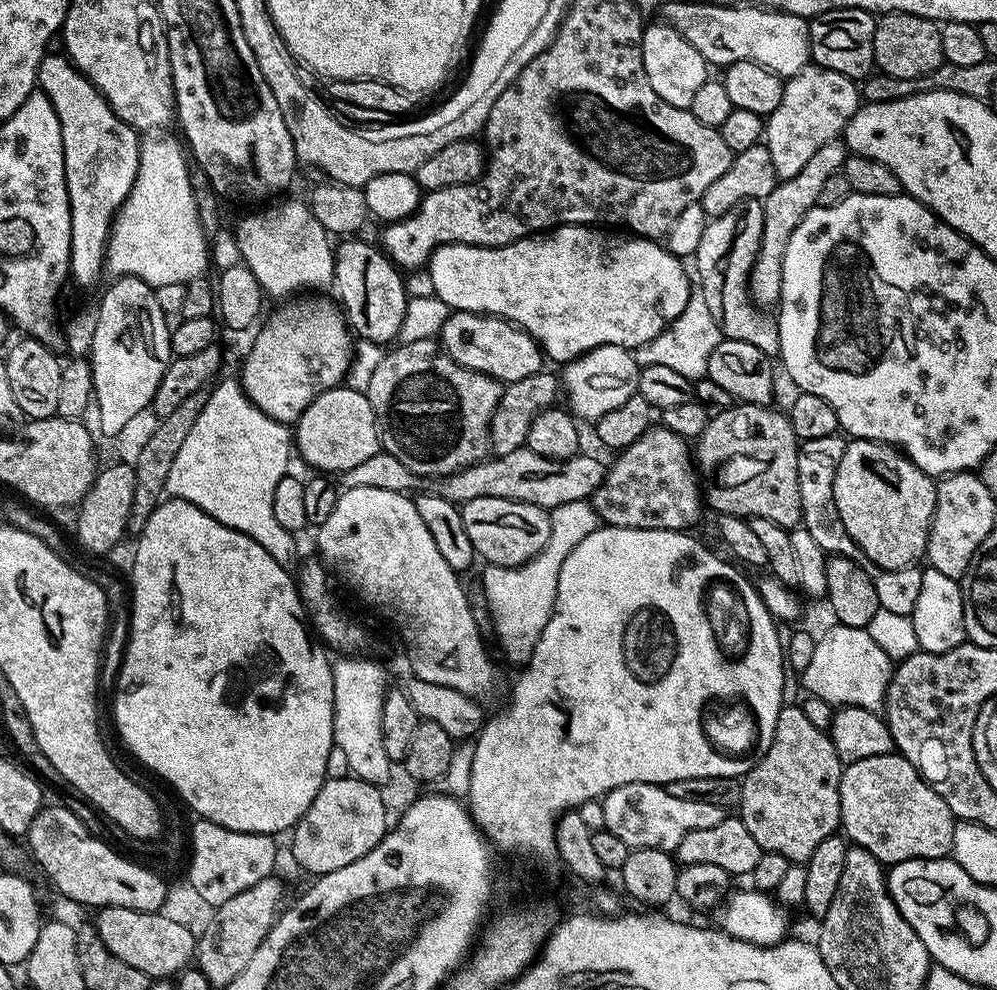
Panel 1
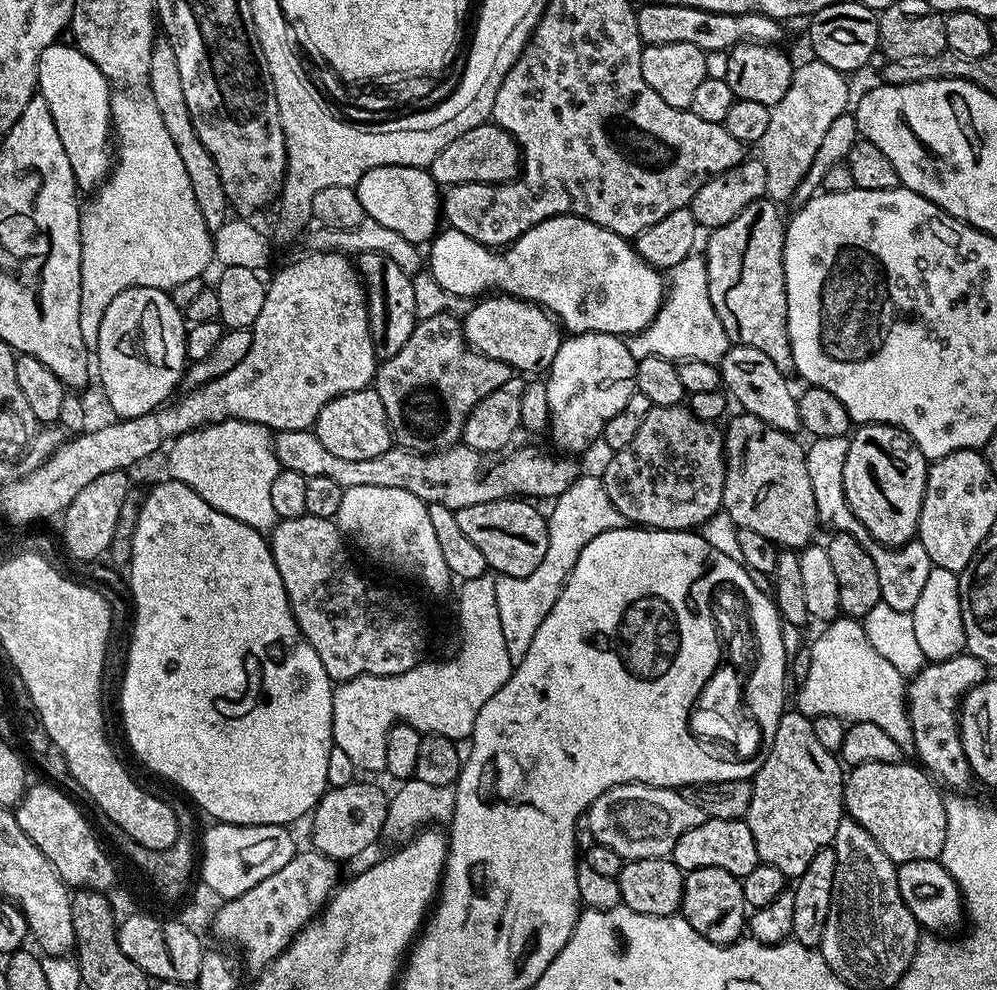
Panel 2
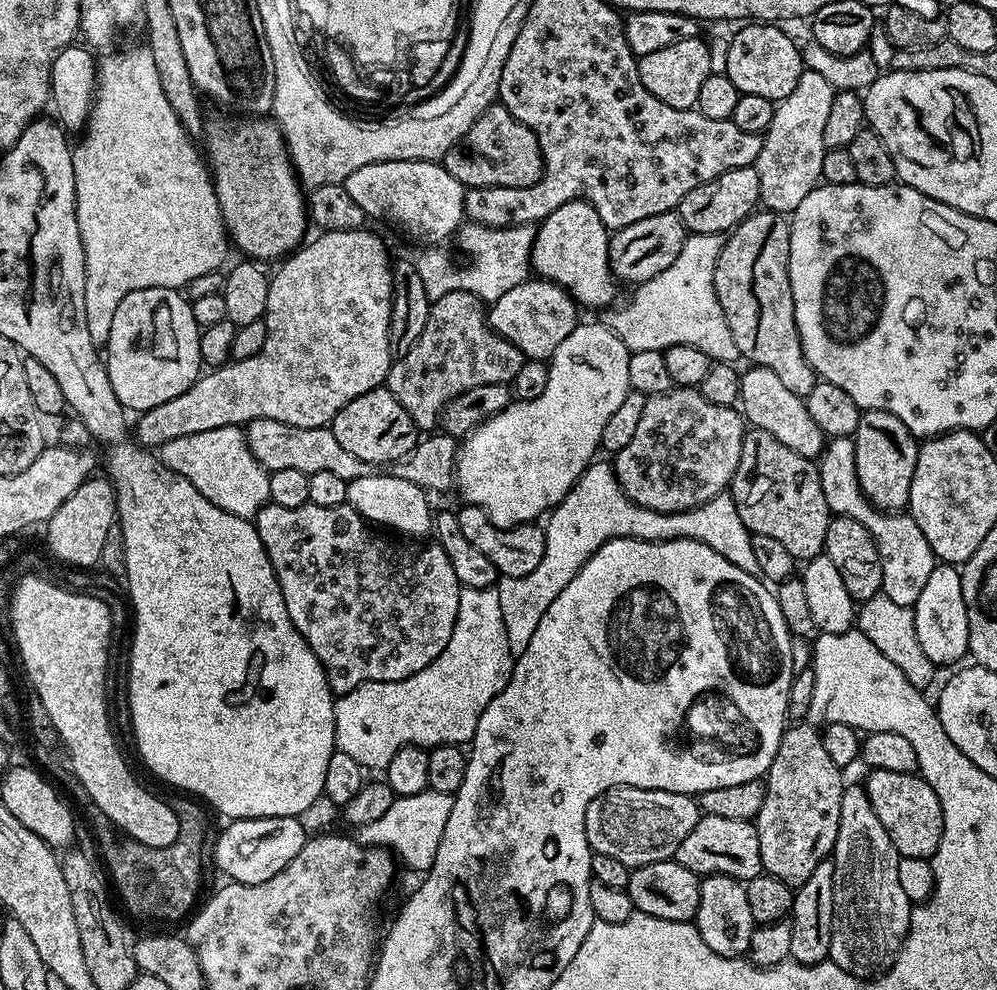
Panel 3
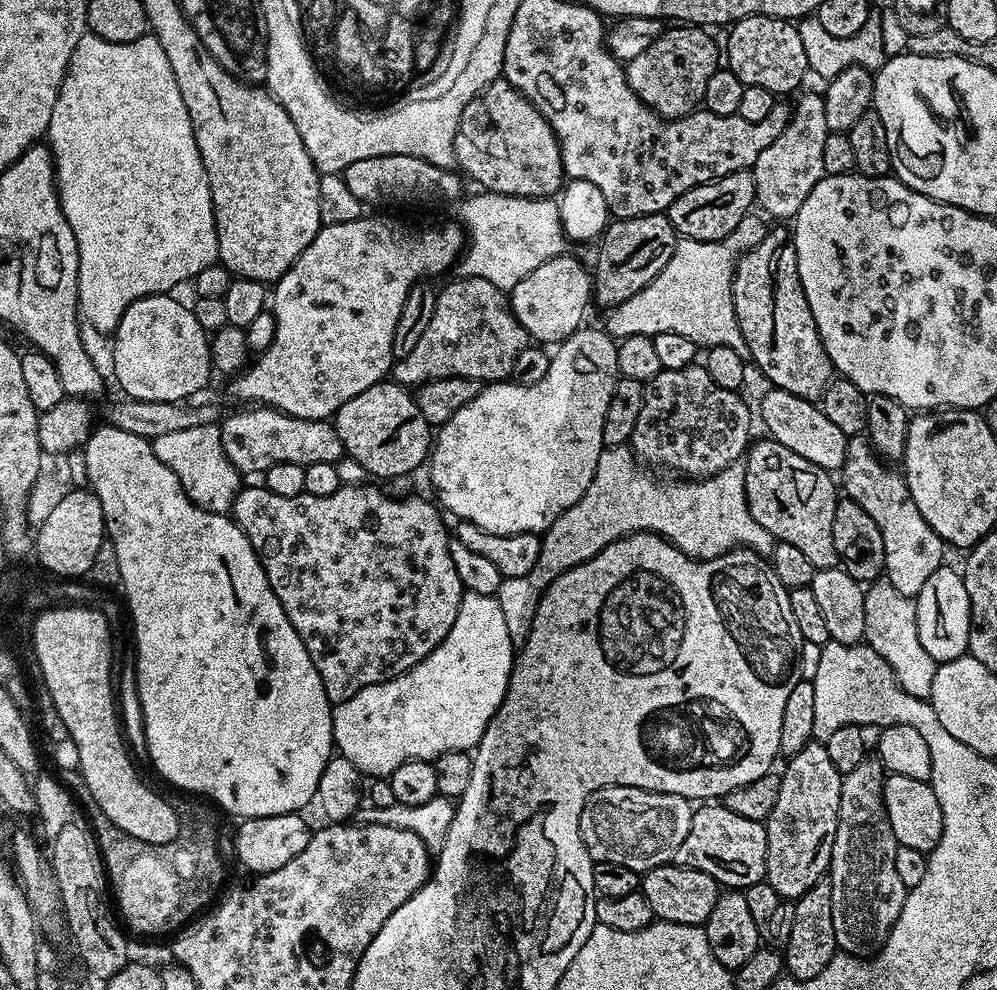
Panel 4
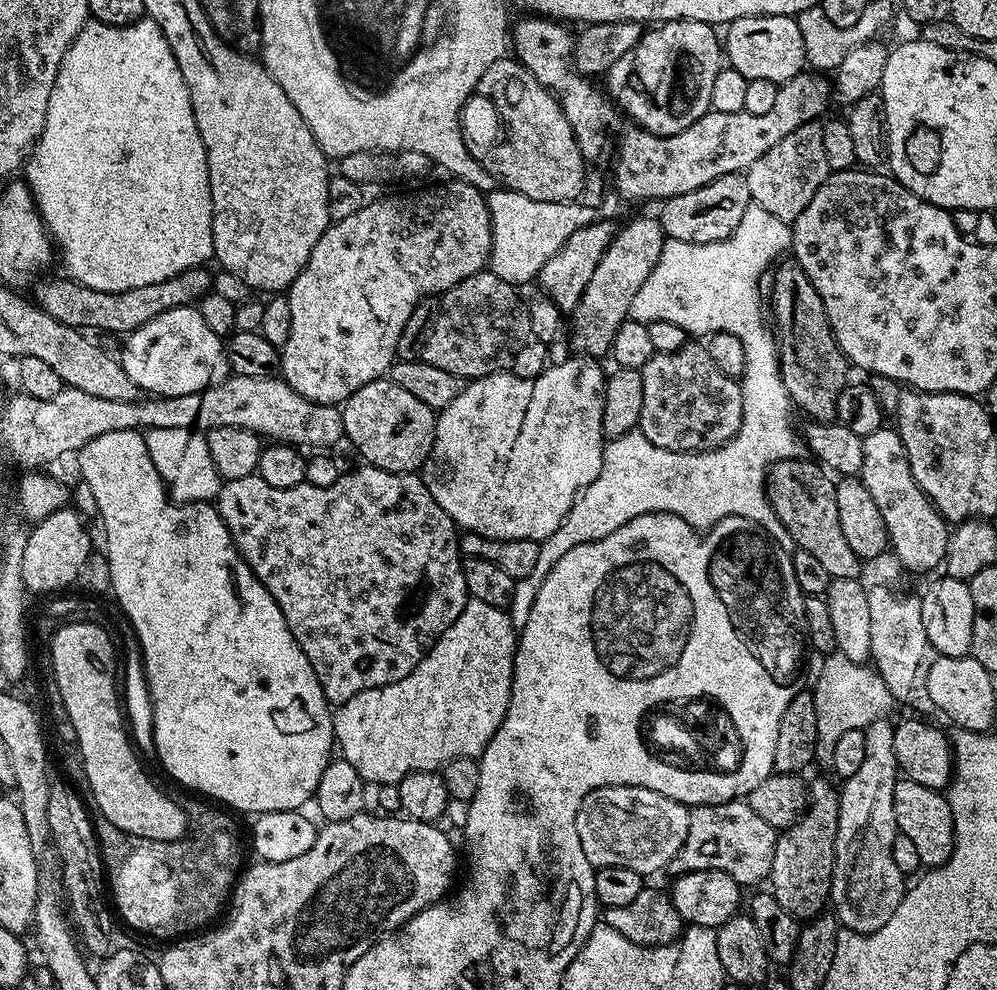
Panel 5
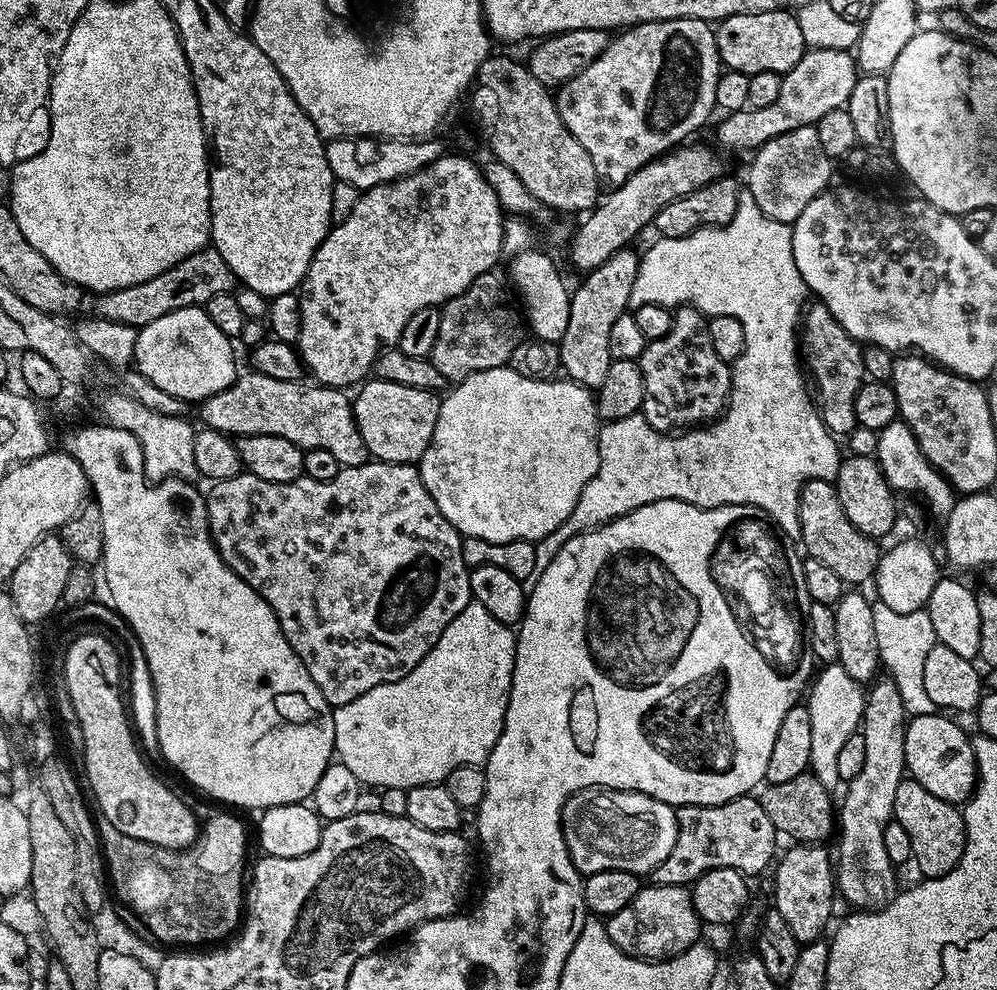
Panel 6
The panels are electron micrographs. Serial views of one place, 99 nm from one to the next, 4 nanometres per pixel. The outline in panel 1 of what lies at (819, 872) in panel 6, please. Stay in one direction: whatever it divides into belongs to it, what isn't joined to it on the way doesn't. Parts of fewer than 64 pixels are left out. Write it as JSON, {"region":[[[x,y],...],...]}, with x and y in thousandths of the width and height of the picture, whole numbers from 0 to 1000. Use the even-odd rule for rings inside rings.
{"region":[[[783,714],[776,733],[772,758],[742,788],[740,826],[752,838],[756,851],[767,861],[784,863],[792,871],[808,871],[824,846],[843,836],[843,782],[845,773],[835,753],[835,744],[808,726],[805,714]]]}

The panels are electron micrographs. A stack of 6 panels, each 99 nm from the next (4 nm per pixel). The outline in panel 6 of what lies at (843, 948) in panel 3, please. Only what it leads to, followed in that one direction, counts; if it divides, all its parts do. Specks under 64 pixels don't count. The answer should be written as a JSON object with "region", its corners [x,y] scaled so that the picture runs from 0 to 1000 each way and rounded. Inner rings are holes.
{"region":[[[889,681],[874,688],[867,709],[865,738],[869,745],[869,767],[861,786],[850,789],[847,809],[841,812],[843,866],[837,869],[837,884],[842,904],[859,919],[888,917],[901,903],[900,878],[889,863],[889,834],[896,831],[897,802],[908,787],[907,735],[912,724],[905,713],[901,693]]]}

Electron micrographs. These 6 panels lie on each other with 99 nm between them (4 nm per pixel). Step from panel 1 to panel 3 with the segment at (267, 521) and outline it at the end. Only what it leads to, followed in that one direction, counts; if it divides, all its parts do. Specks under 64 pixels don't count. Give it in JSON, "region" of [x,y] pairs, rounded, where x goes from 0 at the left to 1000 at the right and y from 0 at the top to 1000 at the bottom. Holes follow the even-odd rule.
{"region":[[[219,430],[219,434],[203,434],[203,438],[187,438],[187,442],[161,448],[158,460],[168,473],[183,479],[203,503],[211,503],[215,511],[231,519],[253,523],[264,509],[270,508],[270,478],[251,459],[244,431]]]}

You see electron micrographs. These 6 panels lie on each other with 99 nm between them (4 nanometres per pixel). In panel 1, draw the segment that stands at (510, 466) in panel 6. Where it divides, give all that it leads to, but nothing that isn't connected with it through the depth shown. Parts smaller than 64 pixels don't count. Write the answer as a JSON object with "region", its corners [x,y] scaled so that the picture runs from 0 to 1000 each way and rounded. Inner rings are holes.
{"region":[[[600,349],[578,364],[569,365],[565,372],[564,392],[568,404],[570,400],[569,411],[583,425],[596,426],[604,422],[604,418],[624,410],[628,402],[639,399],[642,391],[643,369],[639,368],[637,359],[624,349]]]}

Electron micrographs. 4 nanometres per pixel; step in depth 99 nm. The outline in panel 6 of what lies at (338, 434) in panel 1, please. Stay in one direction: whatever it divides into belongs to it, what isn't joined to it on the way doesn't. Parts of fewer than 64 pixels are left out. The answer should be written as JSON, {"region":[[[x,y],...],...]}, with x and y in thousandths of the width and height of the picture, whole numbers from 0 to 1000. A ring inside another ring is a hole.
{"region":[[[370,383],[360,389],[361,397],[353,404],[353,420],[367,446],[367,455],[374,466],[383,469],[417,469],[425,462],[425,457],[435,442],[435,430],[439,426],[442,401],[435,396],[417,394],[415,390],[402,390],[399,386]]]}

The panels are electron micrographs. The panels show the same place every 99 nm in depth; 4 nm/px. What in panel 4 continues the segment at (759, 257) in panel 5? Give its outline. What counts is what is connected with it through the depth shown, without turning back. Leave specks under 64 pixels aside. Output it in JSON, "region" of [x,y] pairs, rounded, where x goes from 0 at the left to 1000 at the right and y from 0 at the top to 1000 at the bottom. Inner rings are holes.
{"region":[[[758,217],[746,218],[732,237],[723,242],[703,244],[679,241],[672,265],[664,269],[664,273],[647,291],[640,293],[636,301],[628,301],[609,312],[610,320],[605,330],[610,338],[615,341],[636,337],[655,340],[662,335],[675,335],[688,337],[688,341],[695,343],[699,349],[732,349],[743,358],[749,357],[750,351],[736,317],[734,277],[743,258],[760,246],[766,238],[767,219]],[[633,452],[607,453],[600,463],[600,471],[596,475],[596,483],[592,491],[588,491],[588,499],[572,515],[568,515],[544,538],[540,568],[536,568],[536,576],[532,580],[507,584],[502,589],[499,605],[504,612],[504,624],[508,624],[508,636],[512,640],[515,656],[521,657],[532,644],[532,632],[536,632],[536,620],[540,616],[540,608],[544,600],[568,576],[596,564],[608,552],[626,541],[635,541],[637,537],[657,537],[677,552],[681,558],[688,560],[693,566],[715,566],[727,562],[739,552],[753,554],[759,560],[773,559],[776,553],[774,540],[756,523],[748,507],[746,494],[746,471],[739,467],[728,475],[709,483],[670,483],[667,489],[661,489],[655,478],[650,475],[642,477],[640,468]]]}

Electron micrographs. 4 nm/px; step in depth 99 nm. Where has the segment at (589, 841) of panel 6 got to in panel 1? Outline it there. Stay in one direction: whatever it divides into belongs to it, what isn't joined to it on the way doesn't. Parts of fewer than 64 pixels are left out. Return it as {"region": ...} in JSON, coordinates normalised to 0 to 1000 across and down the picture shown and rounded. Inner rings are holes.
{"region":[[[629,792],[612,798],[605,805],[605,839],[624,846],[631,858],[662,857],[665,861],[674,861],[692,838],[709,838],[711,834],[720,834],[728,827],[727,817],[712,814],[712,810],[696,810],[688,806],[675,806],[669,795],[661,792]]]}

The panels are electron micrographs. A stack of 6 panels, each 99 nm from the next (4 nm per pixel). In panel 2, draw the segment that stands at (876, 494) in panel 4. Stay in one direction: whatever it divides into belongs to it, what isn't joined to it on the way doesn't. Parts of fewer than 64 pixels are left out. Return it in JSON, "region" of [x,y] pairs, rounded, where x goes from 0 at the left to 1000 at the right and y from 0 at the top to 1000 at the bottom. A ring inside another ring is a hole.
{"region":[[[851,440],[841,442],[817,442],[809,449],[806,462],[808,475],[812,479],[812,492],[816,495],[816,511],[820,511],[820,526],[826,529],[836,538],[848,537],[853,539],[867,555],[873,564],[877,564],[877,572],[881,575],[881,592],[883,604],[889,612],[897,612],[897,616],[915,618],[921,612],[921,603],[925,601],[925,592],[929,592],[929,584],[933,584],[936,570],[933,560],[929,560],[929,552],[923,549],[922,544],[916,543],[904,554],[888,554],[882,549],[861,527],[859,520],[853,515],[849,507],[849,495],[845,487],[845,475],[849,475],[849,455],[851,454]]]}

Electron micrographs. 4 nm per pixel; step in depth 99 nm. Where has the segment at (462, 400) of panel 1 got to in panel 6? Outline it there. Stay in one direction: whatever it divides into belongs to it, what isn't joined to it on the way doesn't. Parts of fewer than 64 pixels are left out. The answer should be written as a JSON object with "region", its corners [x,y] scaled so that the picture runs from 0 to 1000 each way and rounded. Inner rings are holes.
{"region":[[[484,275],[463,297],[451,301],[441,311],[439,341],[431,362],[446,385],[460,386],[483,374],[507,371],[527,342],[528,327],[523,312],[514,308],[515,296],[507,280],[505,283],[499,276]]]}

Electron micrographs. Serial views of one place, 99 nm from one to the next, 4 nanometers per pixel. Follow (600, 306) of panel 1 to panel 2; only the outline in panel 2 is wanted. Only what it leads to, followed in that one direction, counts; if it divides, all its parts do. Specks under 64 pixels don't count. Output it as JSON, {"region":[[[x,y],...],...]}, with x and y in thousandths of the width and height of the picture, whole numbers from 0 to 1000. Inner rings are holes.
{"region":[[[557,218],[548,224],[540,224],[540,228],[525,234],[505,254],[475,244],[475,240],[463,236],[463,232],[446,229],[428,247],[427,271],[435,285],[439,285],[439,289],[453,301],[481,301],[501,293],[505,298],[533,303],[535,307],[542,308],[574,337],[611,335],[614,339],[629,341],[652,329],[668,298],[668,283],[663,272],[653,271],[627,239],[584,218]]]}

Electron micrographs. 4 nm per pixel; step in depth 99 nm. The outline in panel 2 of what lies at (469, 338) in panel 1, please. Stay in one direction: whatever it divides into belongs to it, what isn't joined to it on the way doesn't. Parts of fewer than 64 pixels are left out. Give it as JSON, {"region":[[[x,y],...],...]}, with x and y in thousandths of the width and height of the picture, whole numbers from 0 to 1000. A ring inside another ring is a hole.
{"region":[[[493,297],[474,307],[477,308],[463,319],[465,339],[472,352],[487,358],[487,362],[508,366],[522,378],[546,378],[553,373],[562,353],[564,331],[542,308],[505,297]]]}

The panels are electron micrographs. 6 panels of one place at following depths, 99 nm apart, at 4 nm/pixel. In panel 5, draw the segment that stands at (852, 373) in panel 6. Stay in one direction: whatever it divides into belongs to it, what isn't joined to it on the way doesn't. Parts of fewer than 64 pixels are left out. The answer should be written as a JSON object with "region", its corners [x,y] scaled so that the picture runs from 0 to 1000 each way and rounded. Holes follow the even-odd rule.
{"region":[[[786,261],[777,268],[774,279],[772,319],[780,332],[782,381],[795,409],[807,416],[811,425],[838,425],[841,398],[852,387],[853,365],[841,349],[820,293],[796,261]]]}

